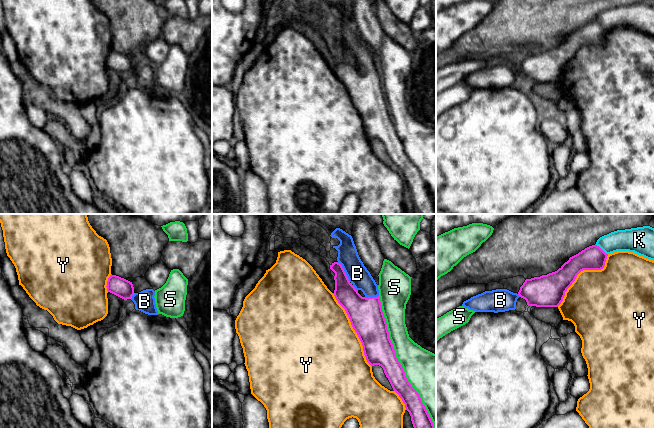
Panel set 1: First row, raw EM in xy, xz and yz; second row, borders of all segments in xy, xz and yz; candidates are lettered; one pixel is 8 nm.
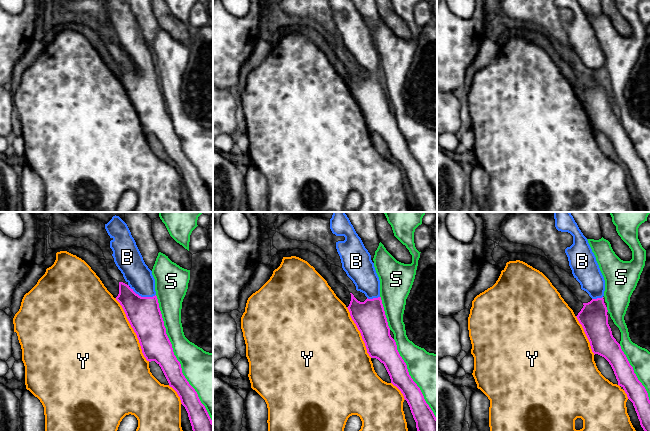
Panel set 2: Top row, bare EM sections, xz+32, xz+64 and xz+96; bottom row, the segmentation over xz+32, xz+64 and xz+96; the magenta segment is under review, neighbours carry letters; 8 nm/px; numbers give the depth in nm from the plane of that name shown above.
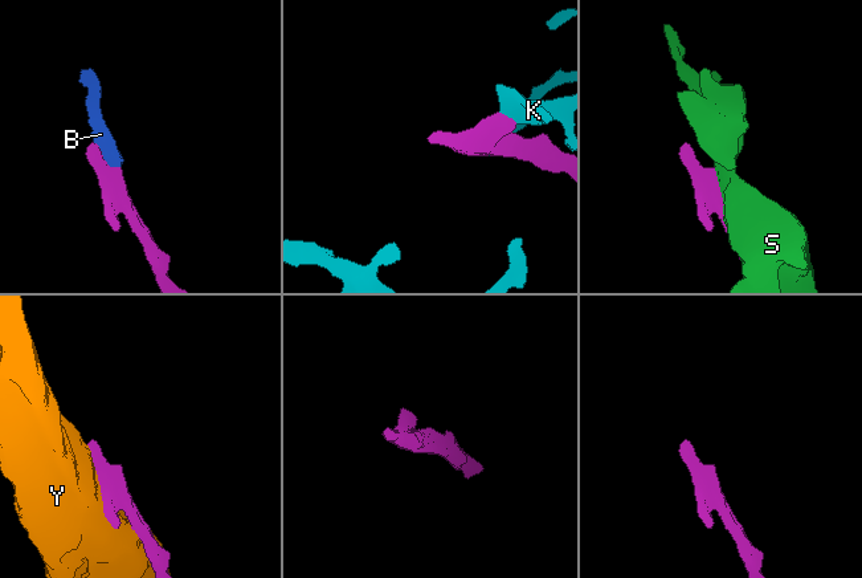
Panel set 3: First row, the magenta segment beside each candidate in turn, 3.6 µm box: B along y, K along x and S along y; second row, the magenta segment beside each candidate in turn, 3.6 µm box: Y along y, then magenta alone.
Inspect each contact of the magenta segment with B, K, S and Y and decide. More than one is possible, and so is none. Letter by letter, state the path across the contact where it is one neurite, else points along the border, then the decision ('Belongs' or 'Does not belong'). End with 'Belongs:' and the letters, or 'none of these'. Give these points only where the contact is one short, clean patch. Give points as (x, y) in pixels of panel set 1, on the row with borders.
B: Belongs
K: Does not belong
S: Does not belong
Y: Does not belong
Belongs: B

